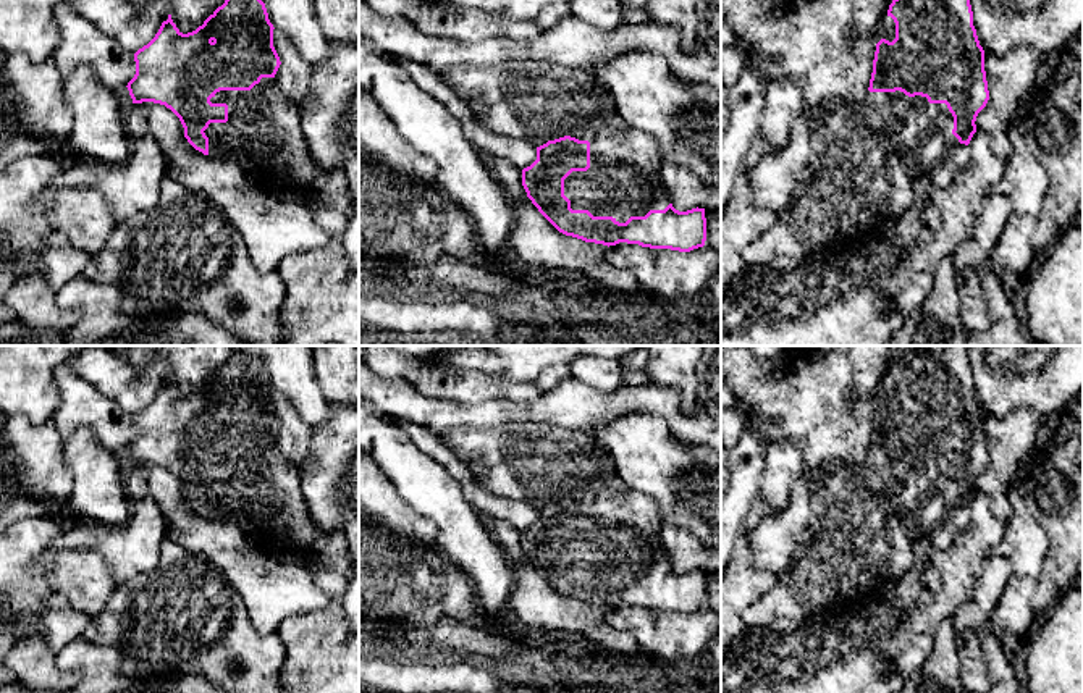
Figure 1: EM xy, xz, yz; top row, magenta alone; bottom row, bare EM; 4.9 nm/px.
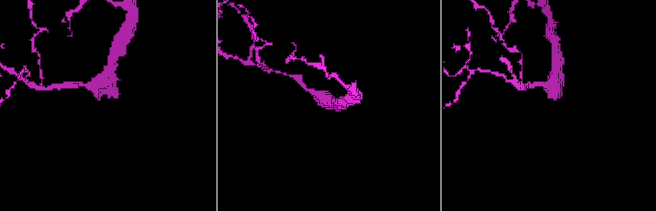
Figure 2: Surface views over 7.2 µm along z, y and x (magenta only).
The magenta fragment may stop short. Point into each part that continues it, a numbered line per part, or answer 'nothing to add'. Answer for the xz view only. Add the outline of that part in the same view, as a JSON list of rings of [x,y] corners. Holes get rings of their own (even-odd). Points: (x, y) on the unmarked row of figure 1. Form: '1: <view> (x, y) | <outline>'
1: xz (624, 541) | [[[616,477],[590,502],[590,530],[564,541],[564,557],[572,572],[626,585],[671,565],[661,527],[655,501]]]

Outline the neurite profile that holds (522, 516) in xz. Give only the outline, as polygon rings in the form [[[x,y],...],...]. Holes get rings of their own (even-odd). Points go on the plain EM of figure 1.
[[[401,422],[412,443],[441,464],[461,485],[464,499],[472,504],[488,520],[499,519],[509,522],[520,533],[537,522],[537,507],[527,502],[499,498],[487,491],[451,449],[448,449],[440,435],[411,422]]]

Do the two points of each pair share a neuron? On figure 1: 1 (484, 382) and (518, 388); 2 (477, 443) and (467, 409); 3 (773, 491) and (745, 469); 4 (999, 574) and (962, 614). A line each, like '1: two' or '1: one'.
1: one
2: two
3: two
4: one

